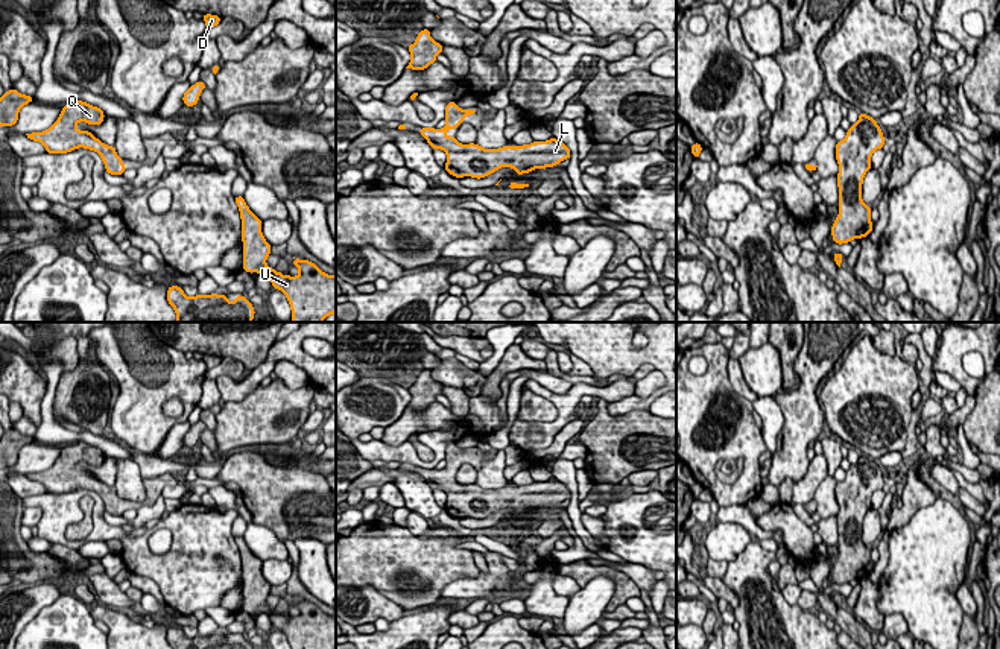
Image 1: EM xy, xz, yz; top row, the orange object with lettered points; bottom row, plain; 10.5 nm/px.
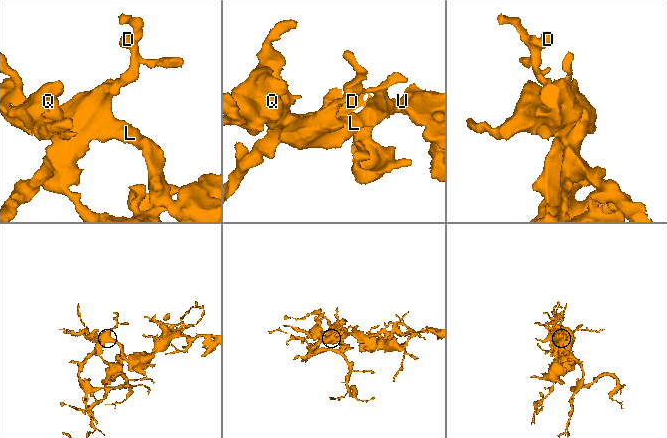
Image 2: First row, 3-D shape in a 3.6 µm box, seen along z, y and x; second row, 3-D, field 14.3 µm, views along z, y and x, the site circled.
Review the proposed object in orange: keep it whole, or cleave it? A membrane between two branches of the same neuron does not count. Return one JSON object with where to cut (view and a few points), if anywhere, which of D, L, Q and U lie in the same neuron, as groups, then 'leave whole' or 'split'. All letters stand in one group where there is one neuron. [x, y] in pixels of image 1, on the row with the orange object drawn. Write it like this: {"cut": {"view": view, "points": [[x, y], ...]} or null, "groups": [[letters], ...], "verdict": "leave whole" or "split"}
{"cut": null, "groups": [["D", "L", "Q", "U"]], "verdict": "leave whole"}

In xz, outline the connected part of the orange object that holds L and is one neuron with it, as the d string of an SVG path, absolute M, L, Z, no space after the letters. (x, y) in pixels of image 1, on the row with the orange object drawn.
M456 102L445 106L445 126L441 129L419 128L432 149L447 154L445 170L456 176L486 178L502 167L512 167L517 175L530 173L535 169L555 167L571 157L570 149L556 138L533 141L523 146L503 146L495 150L483 149L476 143L460 144L454 135L447 137L447 129L457 129L474 109L460 109Z

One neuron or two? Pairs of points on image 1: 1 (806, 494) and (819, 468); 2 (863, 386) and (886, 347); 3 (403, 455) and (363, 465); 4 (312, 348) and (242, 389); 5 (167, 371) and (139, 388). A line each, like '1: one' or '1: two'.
1: one
2: two
3: two
4: two
5: one

